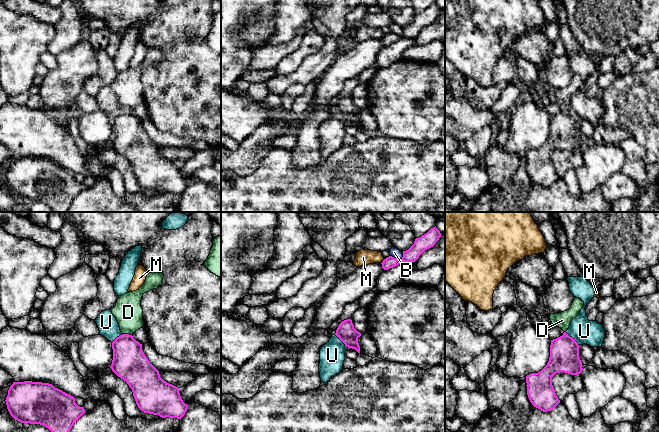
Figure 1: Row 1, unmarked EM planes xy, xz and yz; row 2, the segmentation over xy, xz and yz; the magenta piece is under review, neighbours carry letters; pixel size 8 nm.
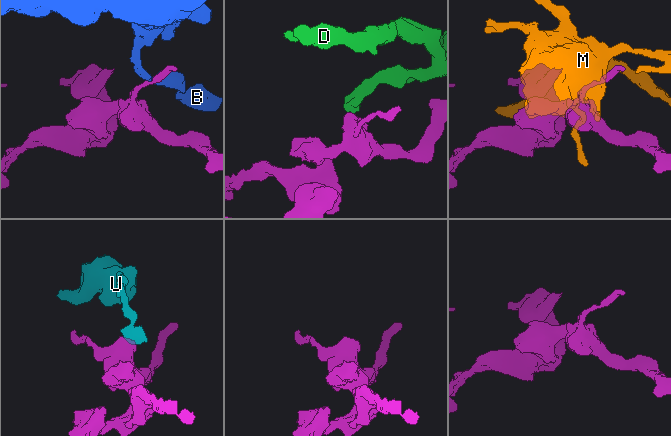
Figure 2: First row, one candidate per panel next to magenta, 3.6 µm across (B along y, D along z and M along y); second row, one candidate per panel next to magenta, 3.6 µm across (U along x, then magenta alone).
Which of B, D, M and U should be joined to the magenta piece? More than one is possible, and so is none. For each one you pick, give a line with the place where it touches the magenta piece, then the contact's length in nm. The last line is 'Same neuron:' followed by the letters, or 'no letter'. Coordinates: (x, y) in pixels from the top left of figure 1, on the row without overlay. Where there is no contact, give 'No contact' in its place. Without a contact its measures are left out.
Same neuron: no letter

